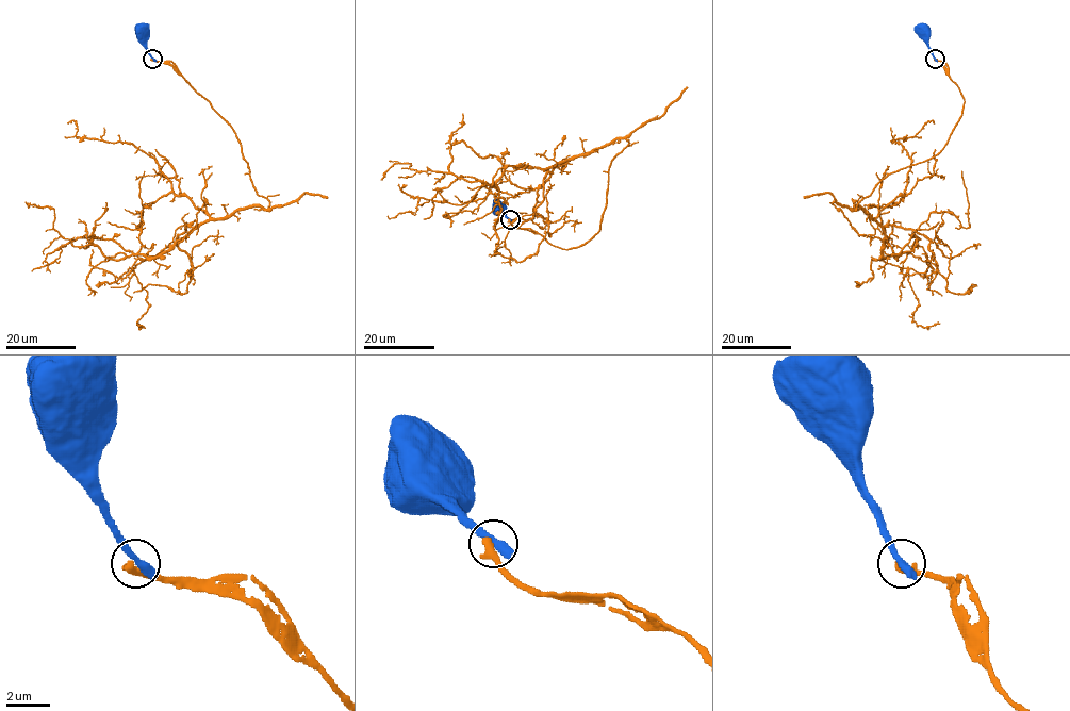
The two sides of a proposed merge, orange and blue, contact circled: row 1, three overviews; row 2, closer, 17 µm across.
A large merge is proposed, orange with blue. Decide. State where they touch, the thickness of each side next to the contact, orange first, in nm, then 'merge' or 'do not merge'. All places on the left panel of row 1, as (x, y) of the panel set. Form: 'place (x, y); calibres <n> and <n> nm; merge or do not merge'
place (152, 59); calibres 400 and 480 nm; do not merge

